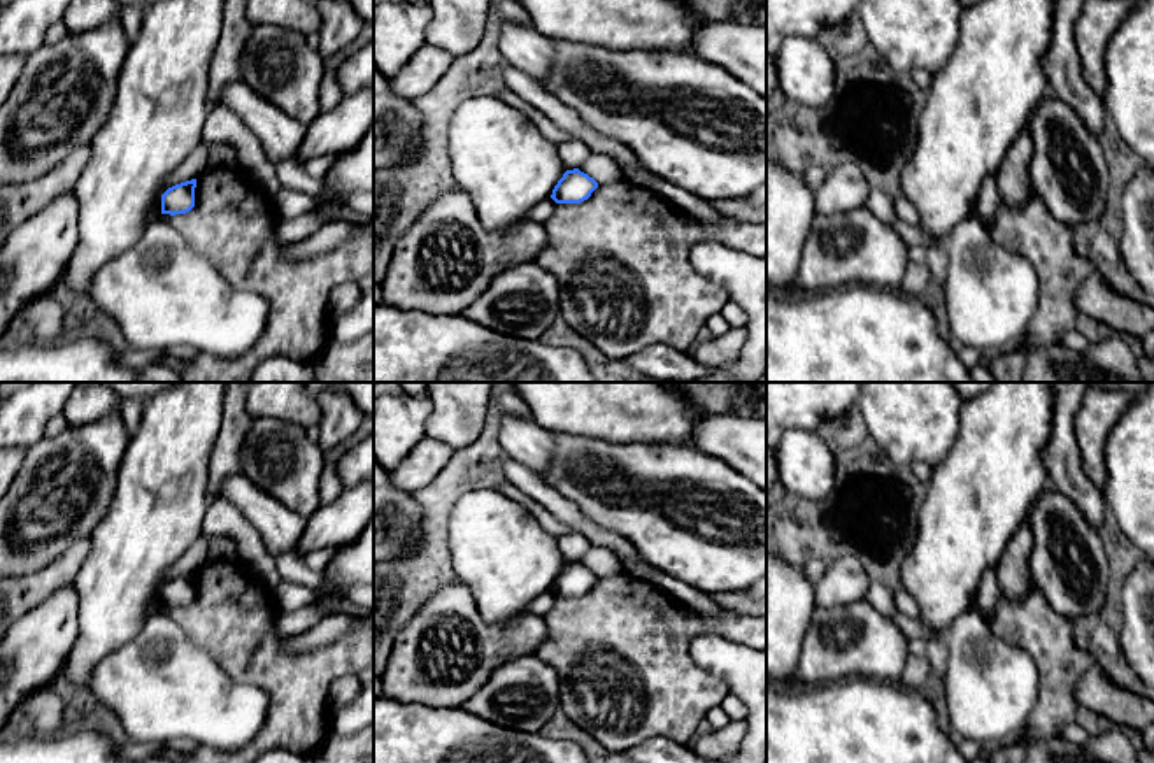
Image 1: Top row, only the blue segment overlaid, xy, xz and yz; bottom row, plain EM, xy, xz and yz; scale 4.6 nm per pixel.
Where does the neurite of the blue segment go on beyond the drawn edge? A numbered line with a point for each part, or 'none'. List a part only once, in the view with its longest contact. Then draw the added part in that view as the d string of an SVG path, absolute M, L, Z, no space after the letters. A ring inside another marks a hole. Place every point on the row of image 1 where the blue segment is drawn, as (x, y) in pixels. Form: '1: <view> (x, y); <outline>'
none

